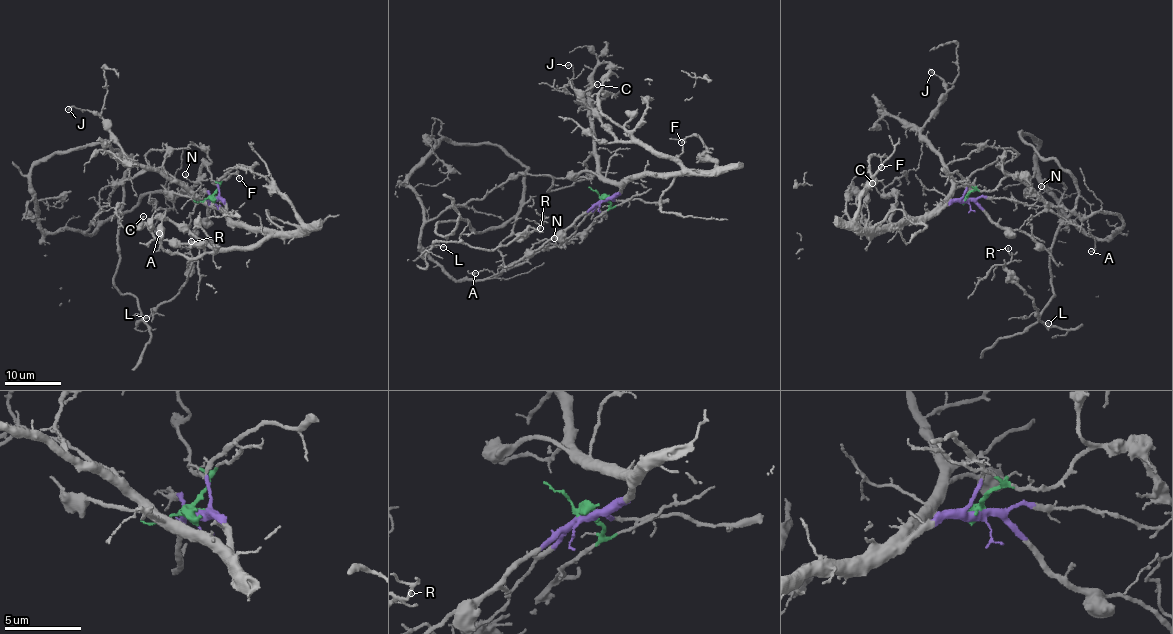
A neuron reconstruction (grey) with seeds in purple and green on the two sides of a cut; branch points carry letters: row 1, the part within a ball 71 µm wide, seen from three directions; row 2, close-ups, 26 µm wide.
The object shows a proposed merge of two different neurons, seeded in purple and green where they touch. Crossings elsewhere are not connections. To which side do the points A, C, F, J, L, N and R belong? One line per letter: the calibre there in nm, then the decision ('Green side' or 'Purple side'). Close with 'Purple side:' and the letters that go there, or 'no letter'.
A: Thickness 110 nm. Green side
C: Thickness 120 nm. Purple side
F: Thickness 110 nm. Purple side
J: Thickness 170 nm. Purple side
L: Thickness 120 nm. Green side
N: Thickness 130 nm. Green side
R: Thickness 130 nm. Green side
Purple side: C, F, J

